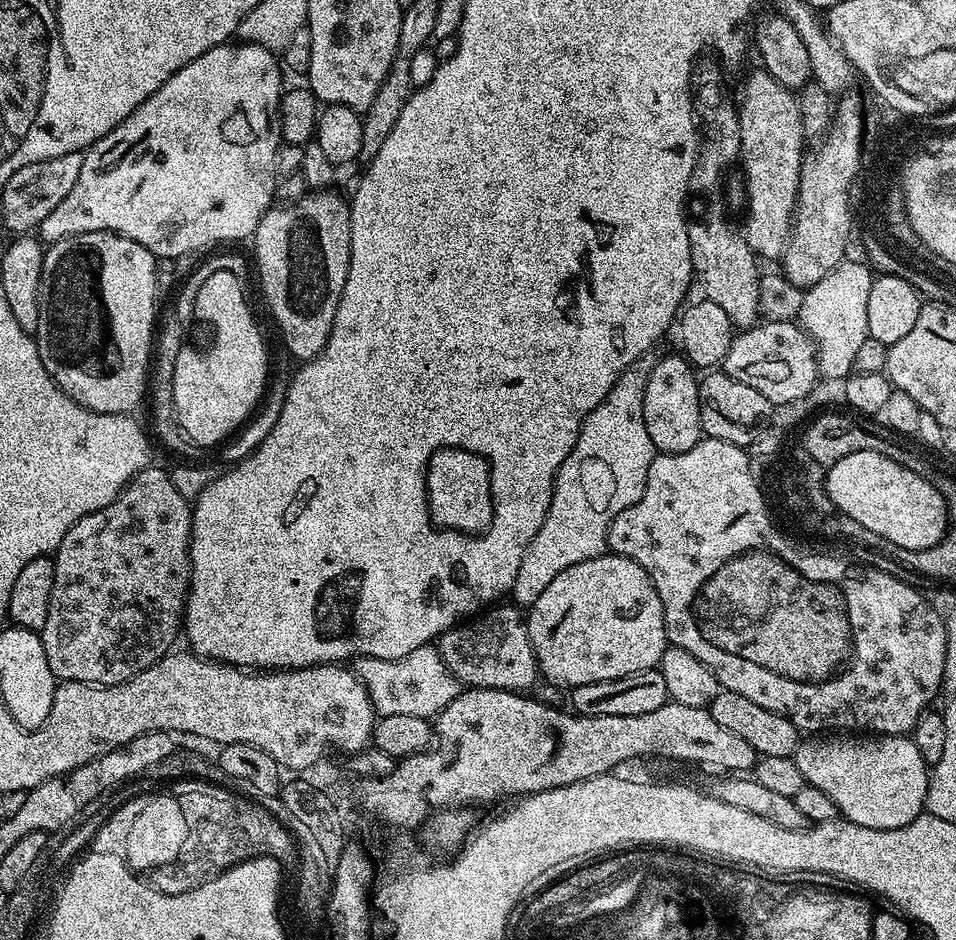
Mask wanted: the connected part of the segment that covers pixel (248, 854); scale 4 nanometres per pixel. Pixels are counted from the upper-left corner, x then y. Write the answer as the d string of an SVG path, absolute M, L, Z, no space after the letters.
M181 779L175 788L188 833L177 860L163 868L151 869L150 883L162 894L190 892L227 868L259 856L273 856L275 860L287 862L297 855L293 833L288 833L262 805L255 804L260 803L255 799L247 800L231 792L228 786L201 779Z

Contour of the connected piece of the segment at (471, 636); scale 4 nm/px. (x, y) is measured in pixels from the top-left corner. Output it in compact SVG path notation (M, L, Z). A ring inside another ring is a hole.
M493 607L467 622L457 623L456 627L447 628L445 632L440 633L439 654L444 660L445 667L461 685L470 688L501 688L507 692L521 694L537 687L538 669L536 655L528 637L528 621L519 607L511 607Z

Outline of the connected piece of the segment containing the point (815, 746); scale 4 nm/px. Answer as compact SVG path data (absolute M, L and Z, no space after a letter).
M812 734L807 738L801 739L800 744L795 750L794 759L798 770L802 770L802 778L806 784L822 790L826 798L835 806L837 813L843 819L854 822L858 826L870 826L870 830L894 830L898 826L906 826L914 822L925 811L926 801L928 799L928 777L930 775L930 765L918 754L918 746L907 735L886 736L883 734Z

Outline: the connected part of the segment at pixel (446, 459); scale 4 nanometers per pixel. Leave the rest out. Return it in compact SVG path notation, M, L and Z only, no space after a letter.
M440 448L428 463L426 490L435 527L465 534L479 534L488 528L492 520L492 483L483 456L461 448Z

